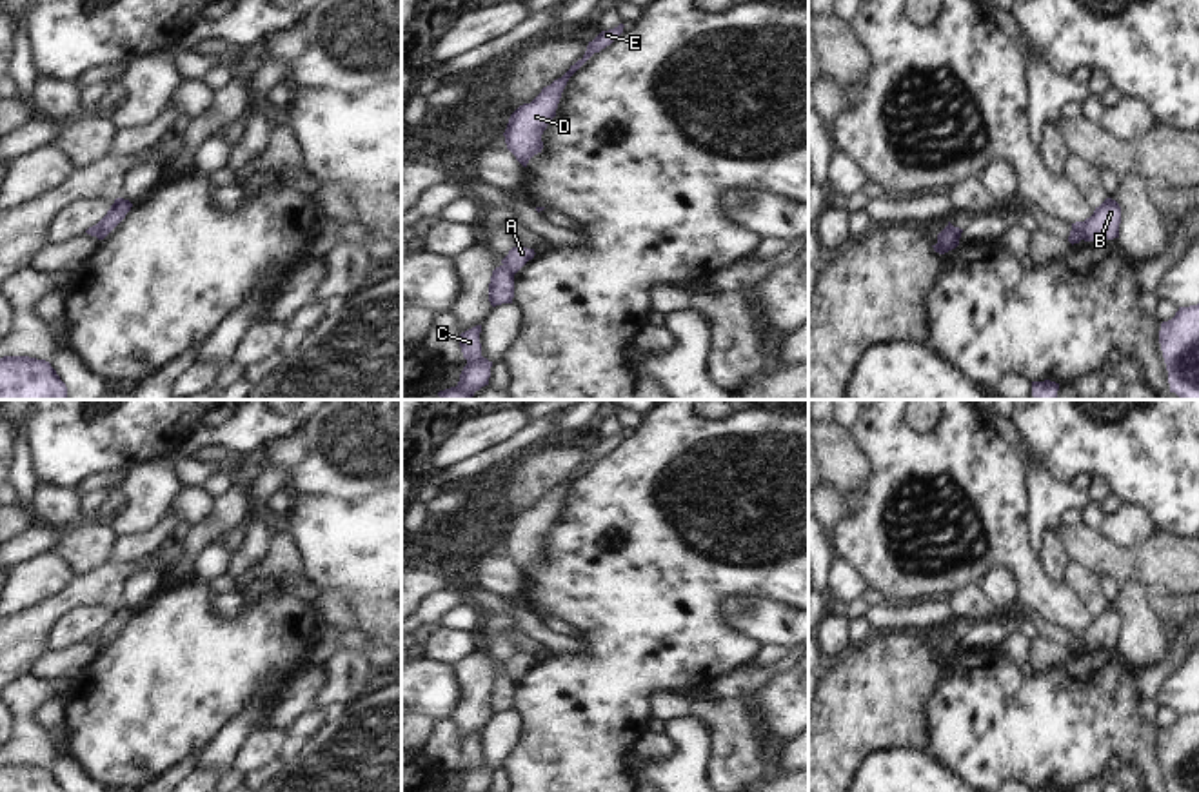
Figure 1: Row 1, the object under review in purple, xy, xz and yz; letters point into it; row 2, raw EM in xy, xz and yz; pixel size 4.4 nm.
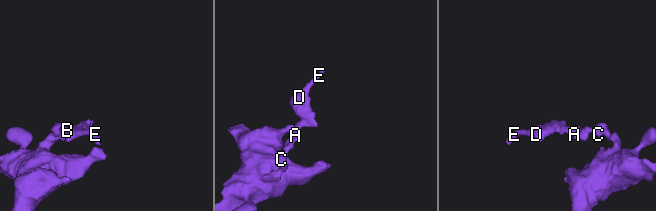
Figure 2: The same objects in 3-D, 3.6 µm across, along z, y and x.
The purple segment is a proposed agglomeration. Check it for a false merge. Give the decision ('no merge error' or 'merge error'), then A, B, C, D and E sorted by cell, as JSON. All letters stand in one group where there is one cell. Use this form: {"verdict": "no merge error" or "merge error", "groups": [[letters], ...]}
{"verdict": "merge error", "groups": [["A", "D", "E"], ["B", "C"]]}

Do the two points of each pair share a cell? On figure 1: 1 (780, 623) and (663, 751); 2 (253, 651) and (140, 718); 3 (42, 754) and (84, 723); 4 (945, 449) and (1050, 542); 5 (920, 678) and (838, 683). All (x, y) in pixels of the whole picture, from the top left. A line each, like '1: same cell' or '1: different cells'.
1: different cells
2: same cell
3: different cells
4: different cells
5: same cell

